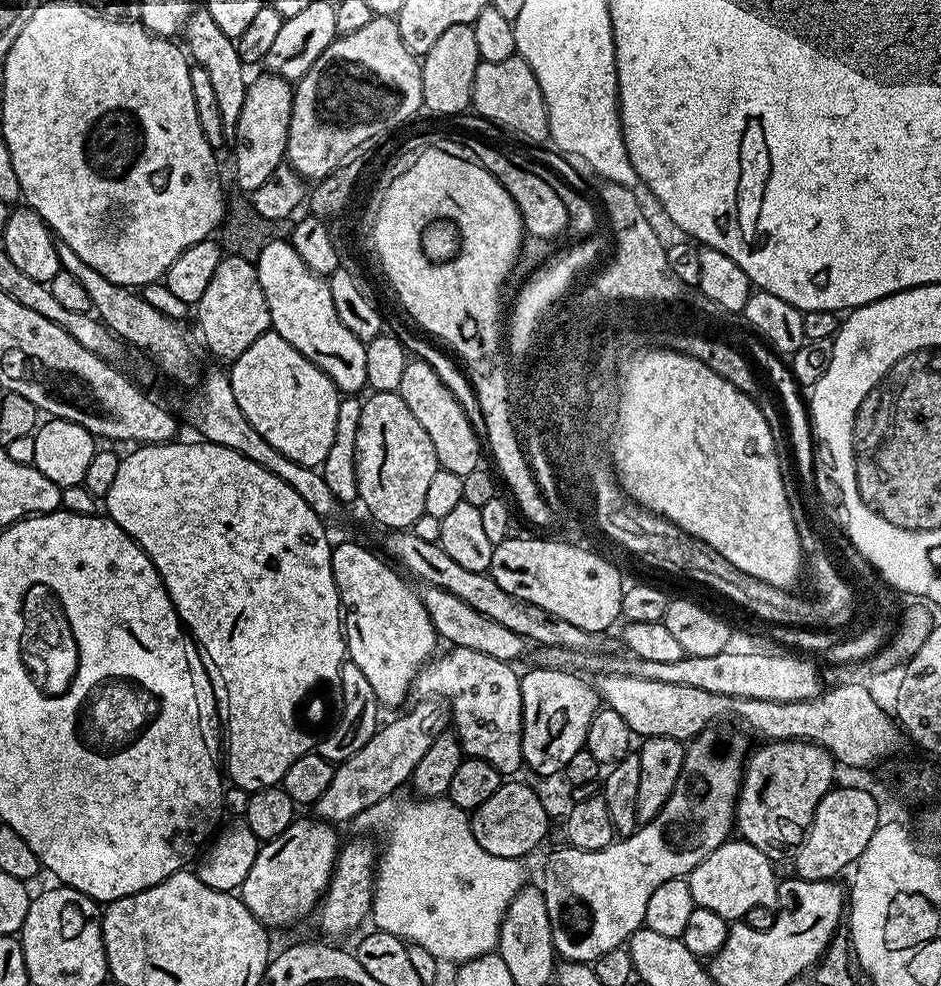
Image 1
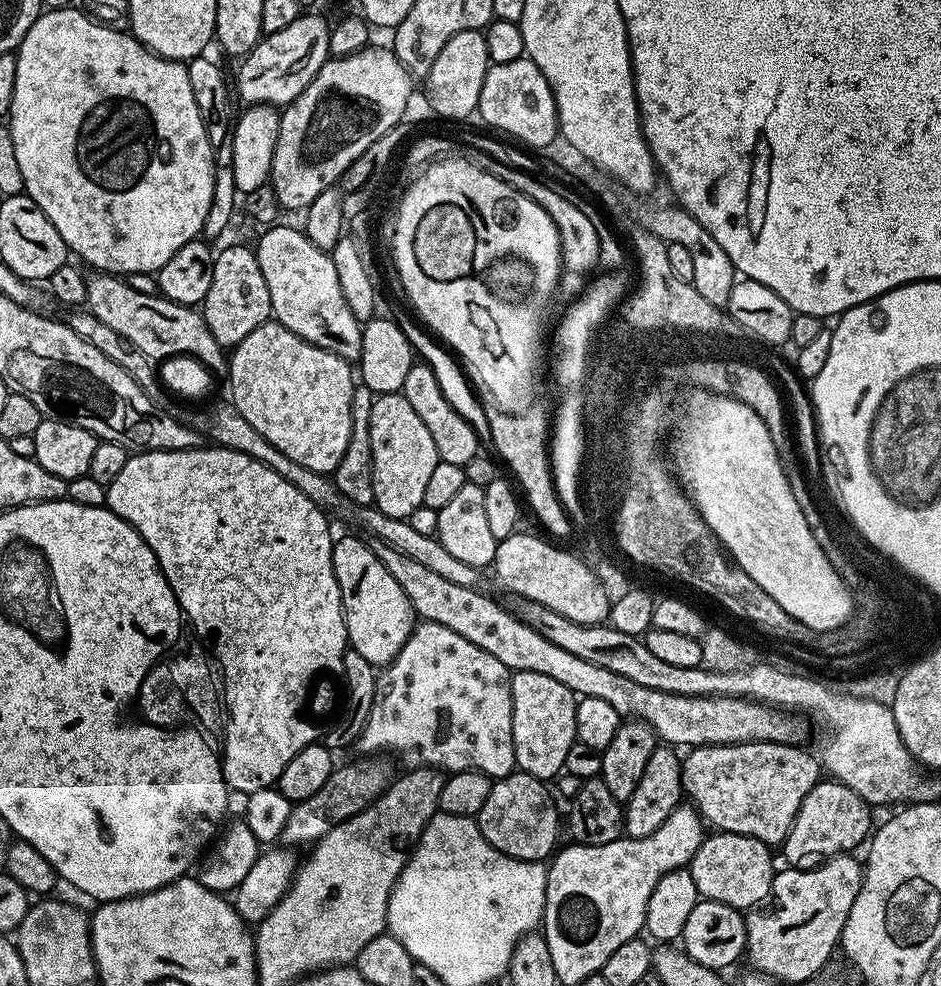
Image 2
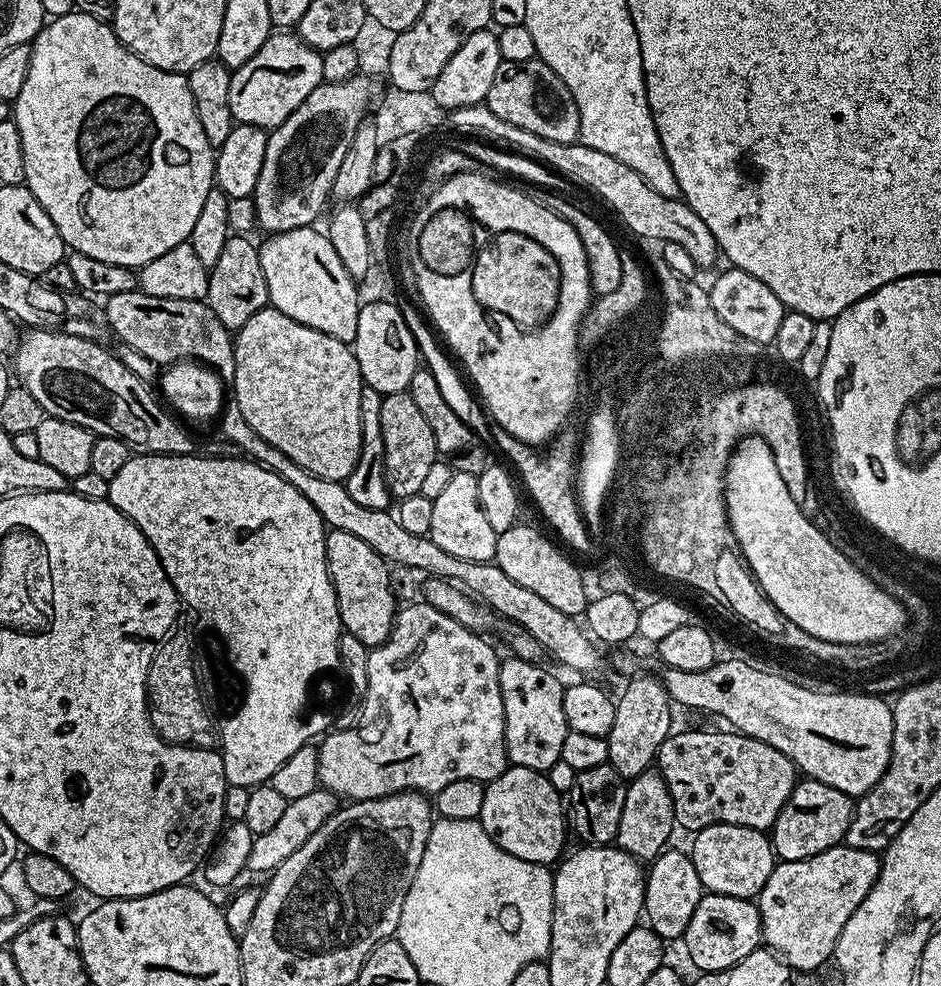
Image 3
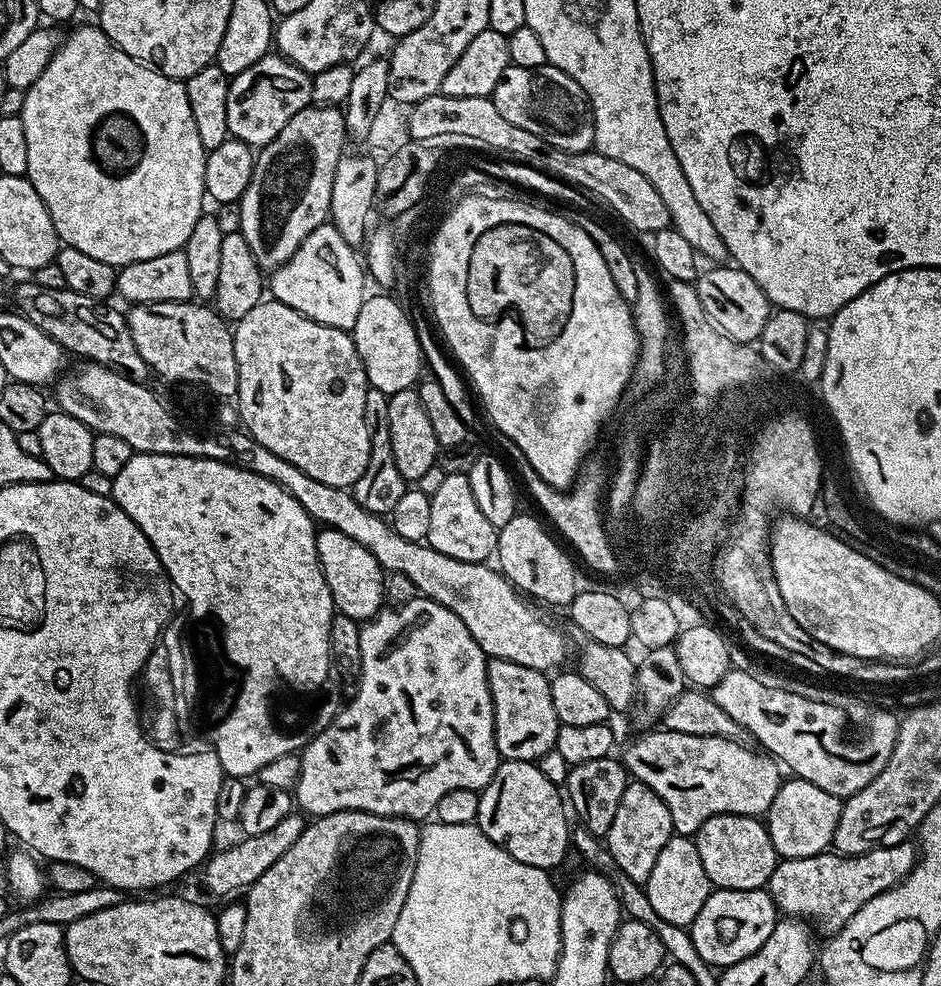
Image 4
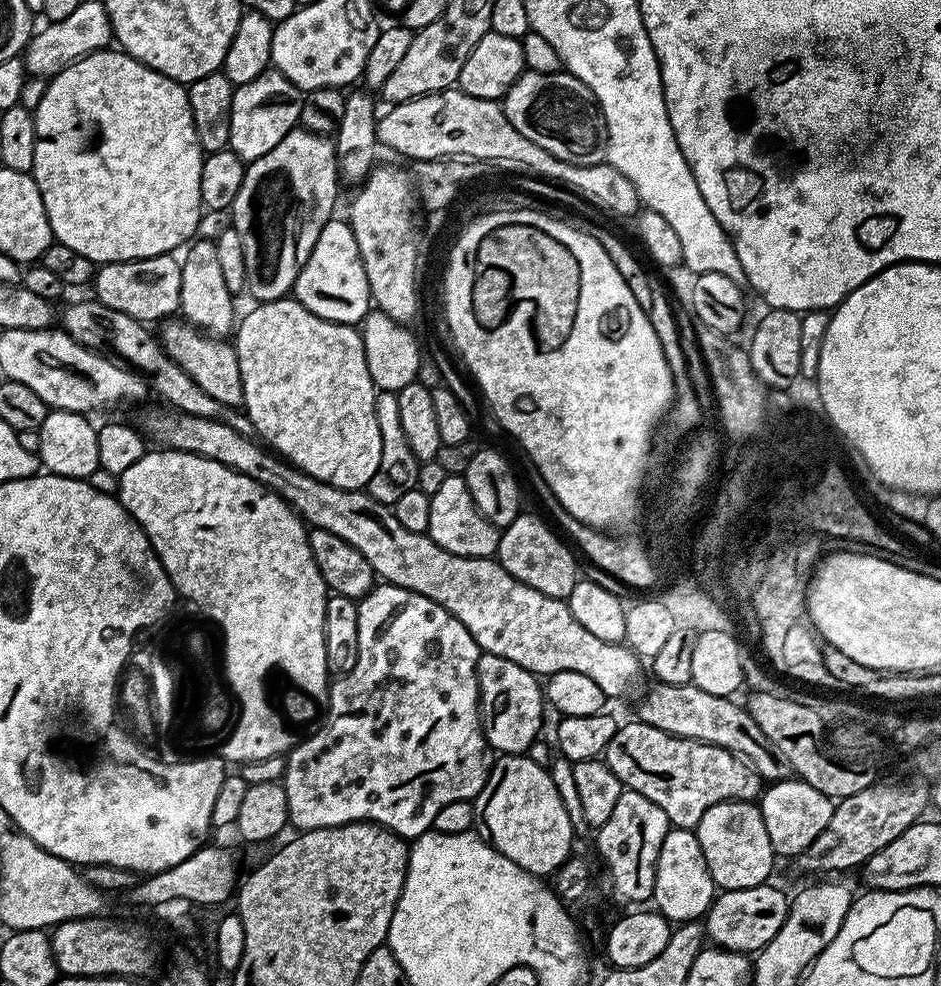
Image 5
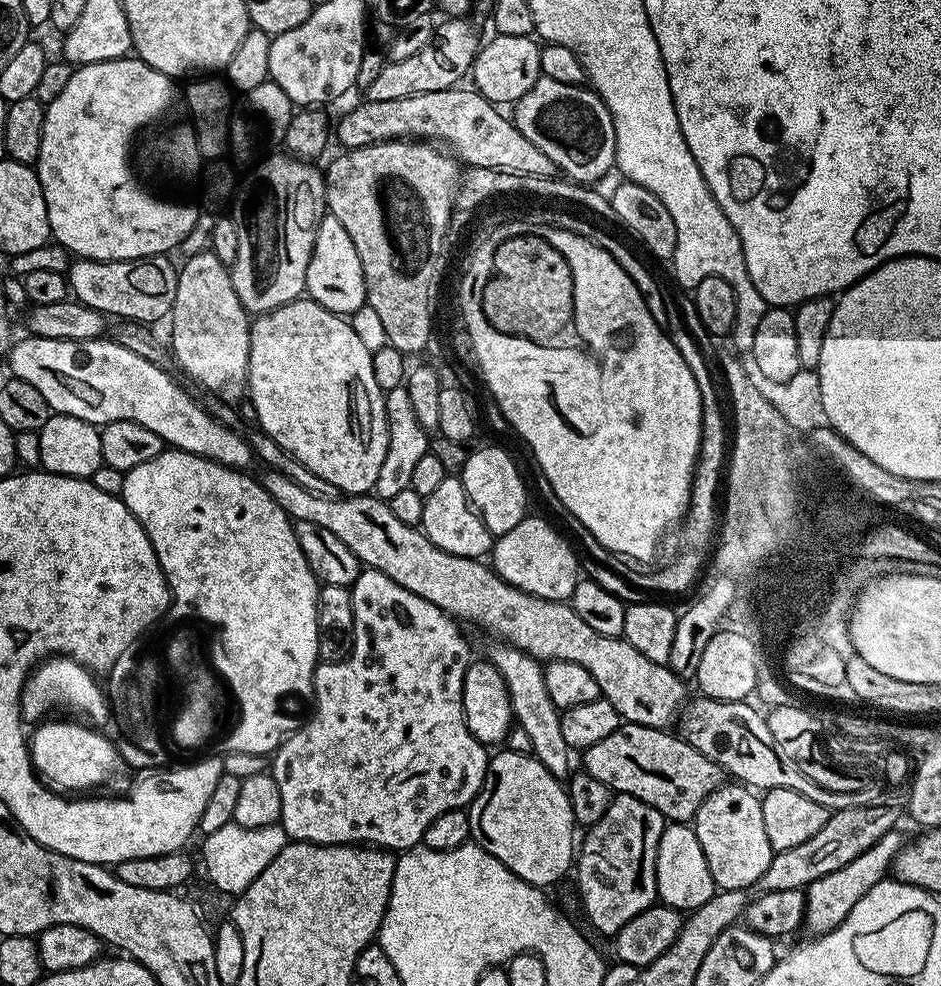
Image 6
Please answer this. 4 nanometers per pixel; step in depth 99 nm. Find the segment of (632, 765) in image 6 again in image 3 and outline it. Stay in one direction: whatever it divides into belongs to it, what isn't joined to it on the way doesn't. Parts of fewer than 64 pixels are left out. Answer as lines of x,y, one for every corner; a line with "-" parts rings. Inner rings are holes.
735,730
724,731
728,732
676,732
659,748
658,771
668,783
676,824
689,828
692,834
714,823
771,829
798,783
798,769
774,746
766,746
766,742
742,736

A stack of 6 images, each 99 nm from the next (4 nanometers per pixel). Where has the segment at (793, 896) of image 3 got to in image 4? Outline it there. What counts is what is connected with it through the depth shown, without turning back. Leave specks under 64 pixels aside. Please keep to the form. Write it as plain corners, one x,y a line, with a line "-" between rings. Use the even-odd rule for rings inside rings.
912,842
875,848
864,856
841,856
829,850
810,858
781,859
774,874
770,874
766,891
785,917
811,922
817,929
835,934
844,929
846,922
850,922
870,898
878,898
878,894
903,882
912,873
917,859
918,848

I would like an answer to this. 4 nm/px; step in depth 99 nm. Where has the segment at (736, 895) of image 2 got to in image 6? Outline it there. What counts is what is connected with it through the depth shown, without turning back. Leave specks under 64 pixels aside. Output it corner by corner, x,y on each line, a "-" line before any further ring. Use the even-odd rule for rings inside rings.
725,782
709,794
694,817
698,842
706,854
706,866
714,878
717,889
751,889
766,874
774,855
770,838
766,838
766,825
762,822
761,797
753,789
739,782

